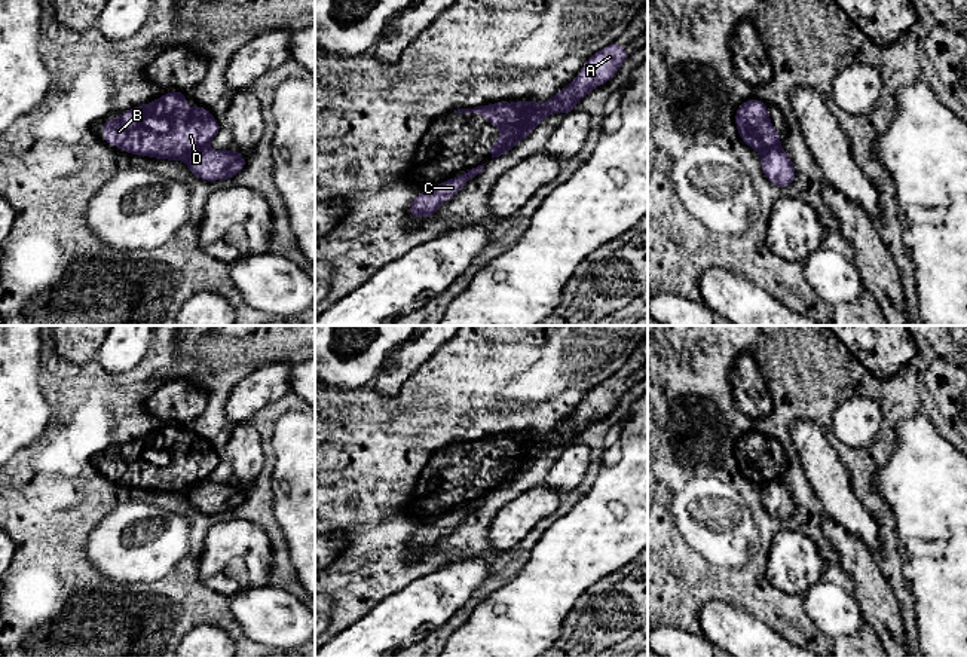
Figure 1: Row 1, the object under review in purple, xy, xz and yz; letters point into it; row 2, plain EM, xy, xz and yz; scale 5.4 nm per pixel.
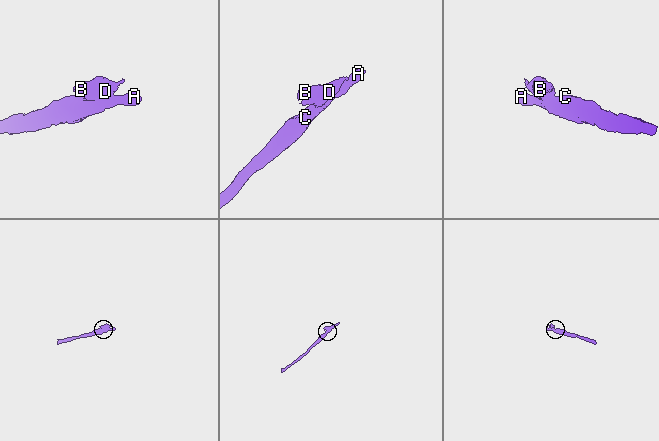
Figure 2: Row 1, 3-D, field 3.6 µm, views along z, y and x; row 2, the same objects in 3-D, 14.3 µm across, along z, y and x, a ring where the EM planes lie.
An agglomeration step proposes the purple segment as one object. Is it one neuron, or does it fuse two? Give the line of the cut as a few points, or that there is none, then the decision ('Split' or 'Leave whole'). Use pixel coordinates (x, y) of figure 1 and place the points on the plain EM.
Split along xz (538, 436), (520, 454), (520, 463), (513, 477). Split

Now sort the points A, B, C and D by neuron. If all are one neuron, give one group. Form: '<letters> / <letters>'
A C / B D

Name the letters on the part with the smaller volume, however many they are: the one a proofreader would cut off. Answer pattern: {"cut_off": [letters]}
{"cut_off": ["B", "D"]}

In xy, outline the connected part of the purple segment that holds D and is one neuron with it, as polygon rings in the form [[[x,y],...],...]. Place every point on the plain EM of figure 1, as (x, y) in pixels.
[[[166,424],[163,430],[129,441],[122,449],[100,458],[104,476],[119,479],[123,486],[153,492],[178,493],[205,482],[221,458],[201,437],[190,444],[187,428]]]

